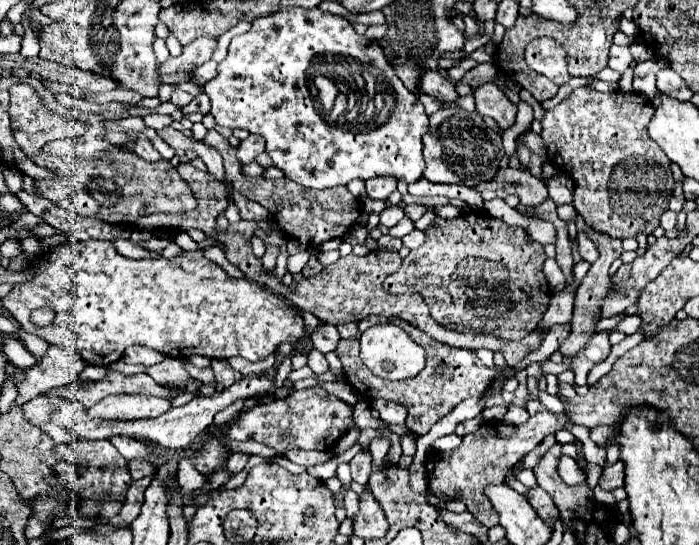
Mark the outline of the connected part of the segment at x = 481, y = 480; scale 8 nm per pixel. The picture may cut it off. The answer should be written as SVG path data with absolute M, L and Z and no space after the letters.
M543 408L537 416L531 416L525 424L521 426L509 426L503 422L485 422L479 432L463 436L463 442L459 448L451 452L439 452L439 456L429 456L427 460L427 472L429 472L429 488L433 492L443 492L447 496L457 496L457 492L463 492L463 500L467 504L467 510L487 528L497 526L499 518L497 512L493 510L491 502L487 500L483 488L487 484L497 484L505 480L507 468L517 464L521 456L531 452L539 442L557 430L561 430L565 422L557 418L553 412Z

